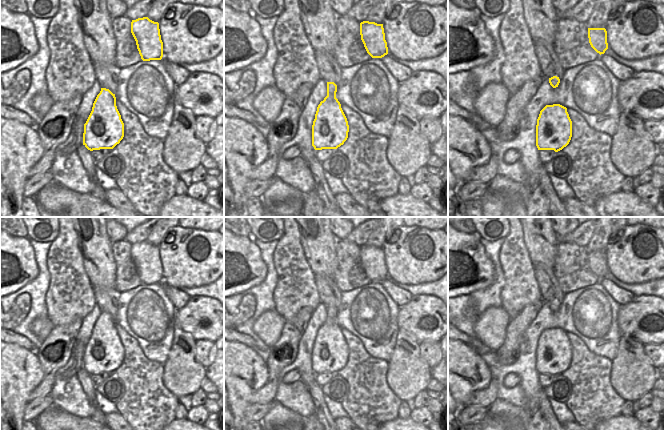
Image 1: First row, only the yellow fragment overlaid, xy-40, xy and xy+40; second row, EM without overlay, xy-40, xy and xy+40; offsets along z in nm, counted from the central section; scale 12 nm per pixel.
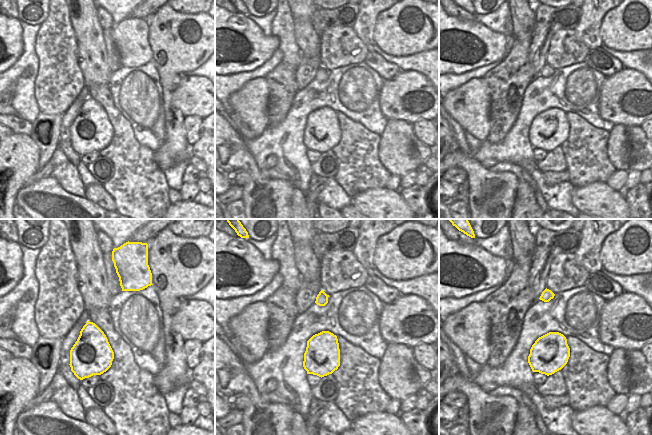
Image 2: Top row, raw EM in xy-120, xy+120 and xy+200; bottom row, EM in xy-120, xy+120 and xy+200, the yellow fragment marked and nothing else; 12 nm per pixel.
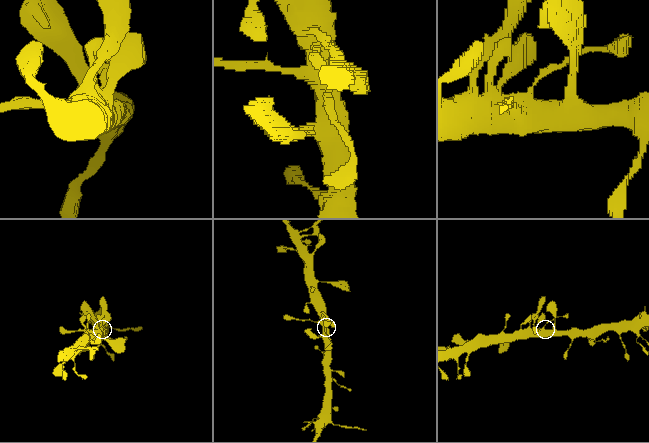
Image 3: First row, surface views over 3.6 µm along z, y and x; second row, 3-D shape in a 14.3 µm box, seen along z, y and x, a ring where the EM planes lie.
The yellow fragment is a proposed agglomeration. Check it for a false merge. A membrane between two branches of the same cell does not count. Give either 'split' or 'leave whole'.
leave whole

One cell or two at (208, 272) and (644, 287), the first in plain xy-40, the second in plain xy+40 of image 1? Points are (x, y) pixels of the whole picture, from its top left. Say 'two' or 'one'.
two

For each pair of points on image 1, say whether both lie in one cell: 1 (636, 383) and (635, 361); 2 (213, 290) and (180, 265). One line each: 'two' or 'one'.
1: one
2: two

